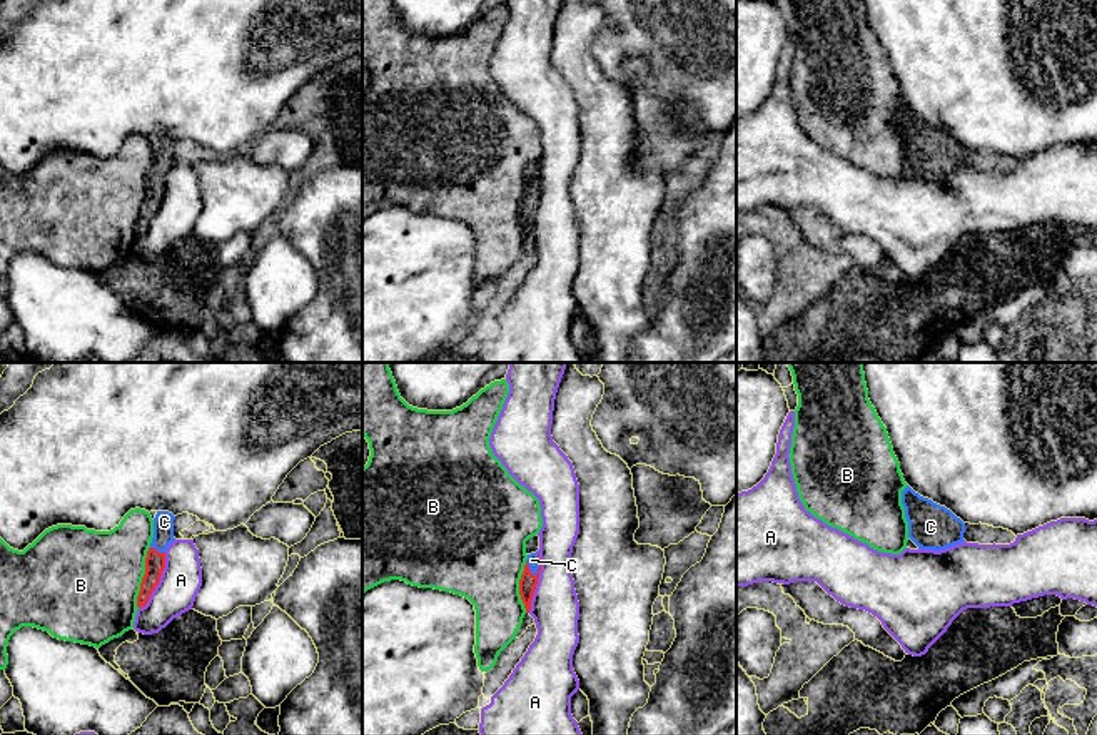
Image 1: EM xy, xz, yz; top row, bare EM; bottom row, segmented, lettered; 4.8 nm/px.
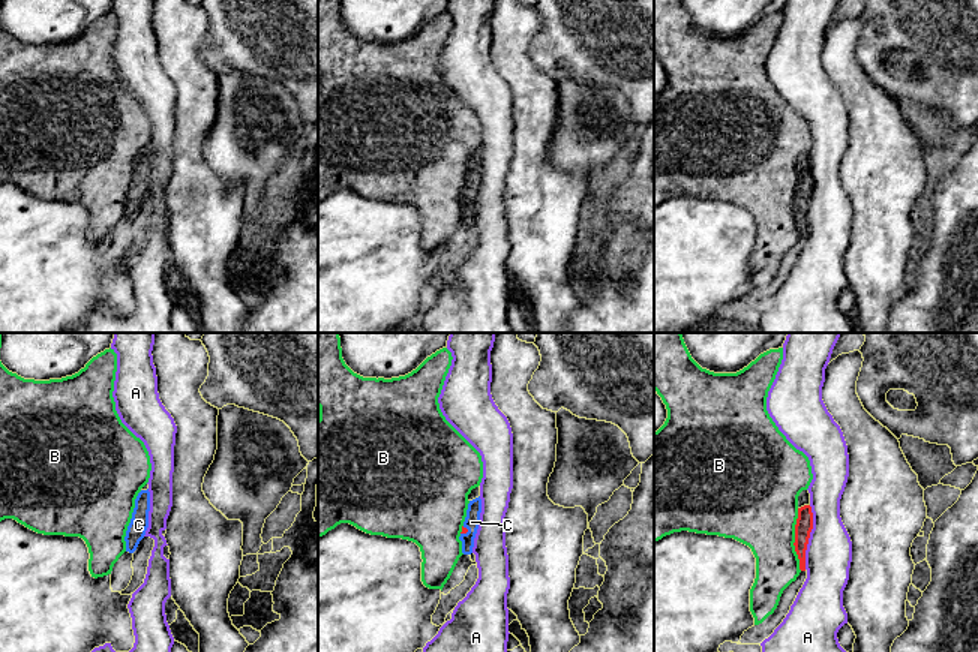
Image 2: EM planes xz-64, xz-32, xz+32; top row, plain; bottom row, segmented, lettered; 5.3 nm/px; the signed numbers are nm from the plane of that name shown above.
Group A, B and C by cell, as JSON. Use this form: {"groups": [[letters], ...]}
{"groups": [["A"], ["B"], ["C"]]}

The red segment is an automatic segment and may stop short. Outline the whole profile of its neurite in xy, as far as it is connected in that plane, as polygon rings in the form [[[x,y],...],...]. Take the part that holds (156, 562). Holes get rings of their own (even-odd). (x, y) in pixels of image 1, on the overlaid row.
[[[157,511],[154,518],[154,538],[145,558],[145,575],[140,583],[137,596],[137,606],[147,605],[152,591],[160,581],[165,568],[165,550],[175,540],[174,538],[174,520],[175,516],[169,511]]]

